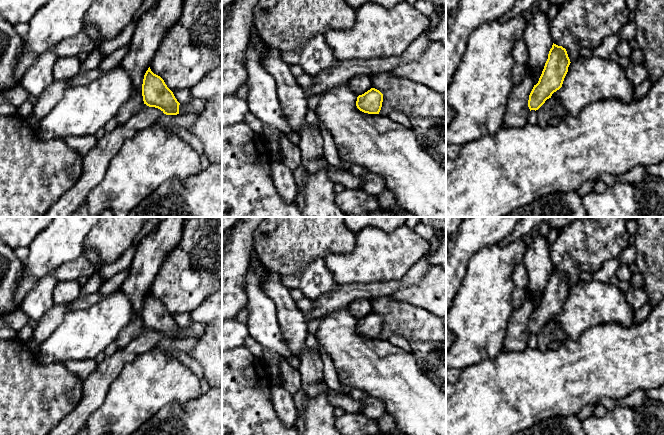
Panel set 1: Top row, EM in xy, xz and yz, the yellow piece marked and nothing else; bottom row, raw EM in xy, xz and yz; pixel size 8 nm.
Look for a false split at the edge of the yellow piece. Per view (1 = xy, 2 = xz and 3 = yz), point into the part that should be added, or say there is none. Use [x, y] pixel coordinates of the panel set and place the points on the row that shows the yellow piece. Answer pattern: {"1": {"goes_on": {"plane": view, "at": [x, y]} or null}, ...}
{"1": {"goes_on": null}, "2": {"goes_on": null}, "3": {"goes_on": null}}

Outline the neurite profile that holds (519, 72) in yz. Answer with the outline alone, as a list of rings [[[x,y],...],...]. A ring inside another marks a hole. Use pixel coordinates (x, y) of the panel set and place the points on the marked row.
[[[514,63],[512,68],[512,81],[514,85],[519,85],[528,75],[528,69],[526,65]]]

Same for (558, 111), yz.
[[[549,98],[538,110],[536,110],[536,114],[538,125],[544,128],[550,124],[550,119],[552,117],[565,117],[566,111],[558,101],[553,98]]]

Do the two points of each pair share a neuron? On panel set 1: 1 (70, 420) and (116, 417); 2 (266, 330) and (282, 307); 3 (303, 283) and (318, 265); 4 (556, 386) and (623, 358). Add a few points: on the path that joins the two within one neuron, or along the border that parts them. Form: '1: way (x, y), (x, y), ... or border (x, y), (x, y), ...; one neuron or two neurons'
1: border (103, 401), (90, 415), (85, 424); two neurons
2: border (266, 293), (274, 302), (277, 320), (283, 337); two neurons
3: way (307, 279), (316, 269); one neuron
4: way (573, 376), (606, 361); one neuron

